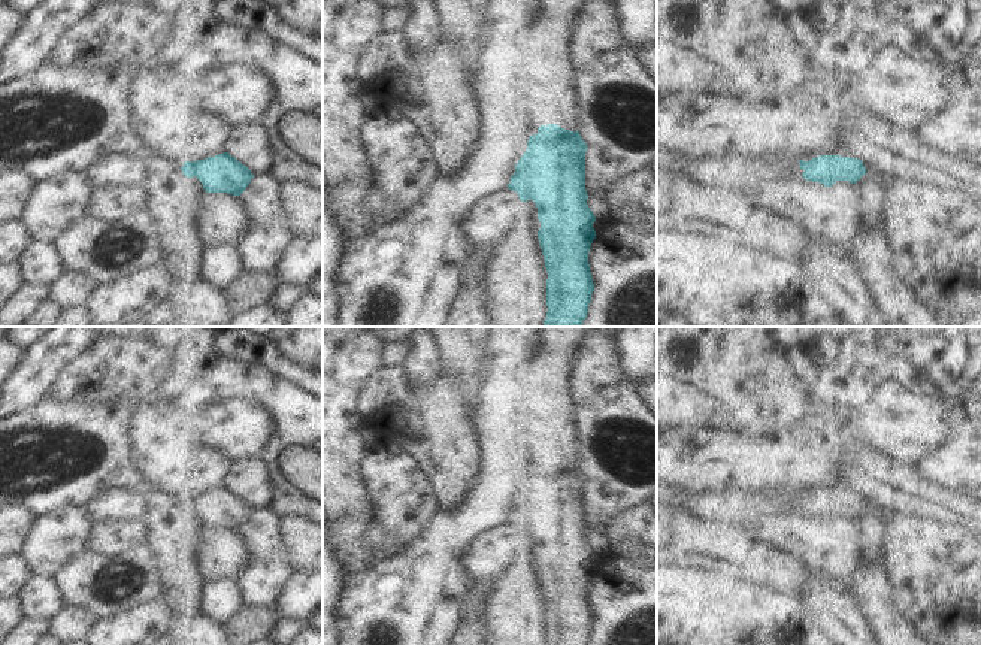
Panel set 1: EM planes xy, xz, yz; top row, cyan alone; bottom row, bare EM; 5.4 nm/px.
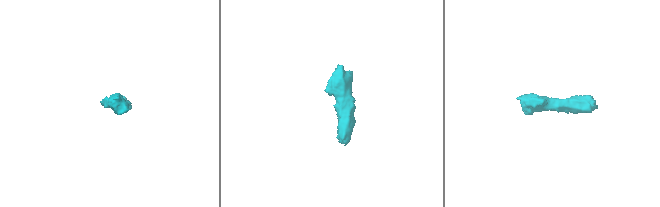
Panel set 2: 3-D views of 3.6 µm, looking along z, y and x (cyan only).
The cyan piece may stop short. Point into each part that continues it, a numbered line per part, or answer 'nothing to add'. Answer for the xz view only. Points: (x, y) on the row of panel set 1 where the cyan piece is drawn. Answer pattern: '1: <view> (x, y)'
1: xz (551, 88)

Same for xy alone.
nothing to add

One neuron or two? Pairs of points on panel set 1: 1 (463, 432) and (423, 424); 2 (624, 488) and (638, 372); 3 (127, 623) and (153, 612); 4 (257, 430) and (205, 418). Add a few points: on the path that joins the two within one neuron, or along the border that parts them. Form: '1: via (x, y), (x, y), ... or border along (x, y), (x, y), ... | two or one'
1: via (453, 432), (433, 424) | one
2: border along (621, 351), (623, 369), (635, 385) | two
3: via (133, 623), (142, 623), (147, 618) | one
4: via (244, 427), (218, 421) | one

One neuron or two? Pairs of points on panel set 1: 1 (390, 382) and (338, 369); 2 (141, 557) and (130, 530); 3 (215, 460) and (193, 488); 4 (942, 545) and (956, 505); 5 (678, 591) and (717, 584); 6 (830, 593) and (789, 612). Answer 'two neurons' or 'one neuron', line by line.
1: two neurons
2: two neurons
3: one neuron
4: two neurons
5: two neurons
6: two neurons

